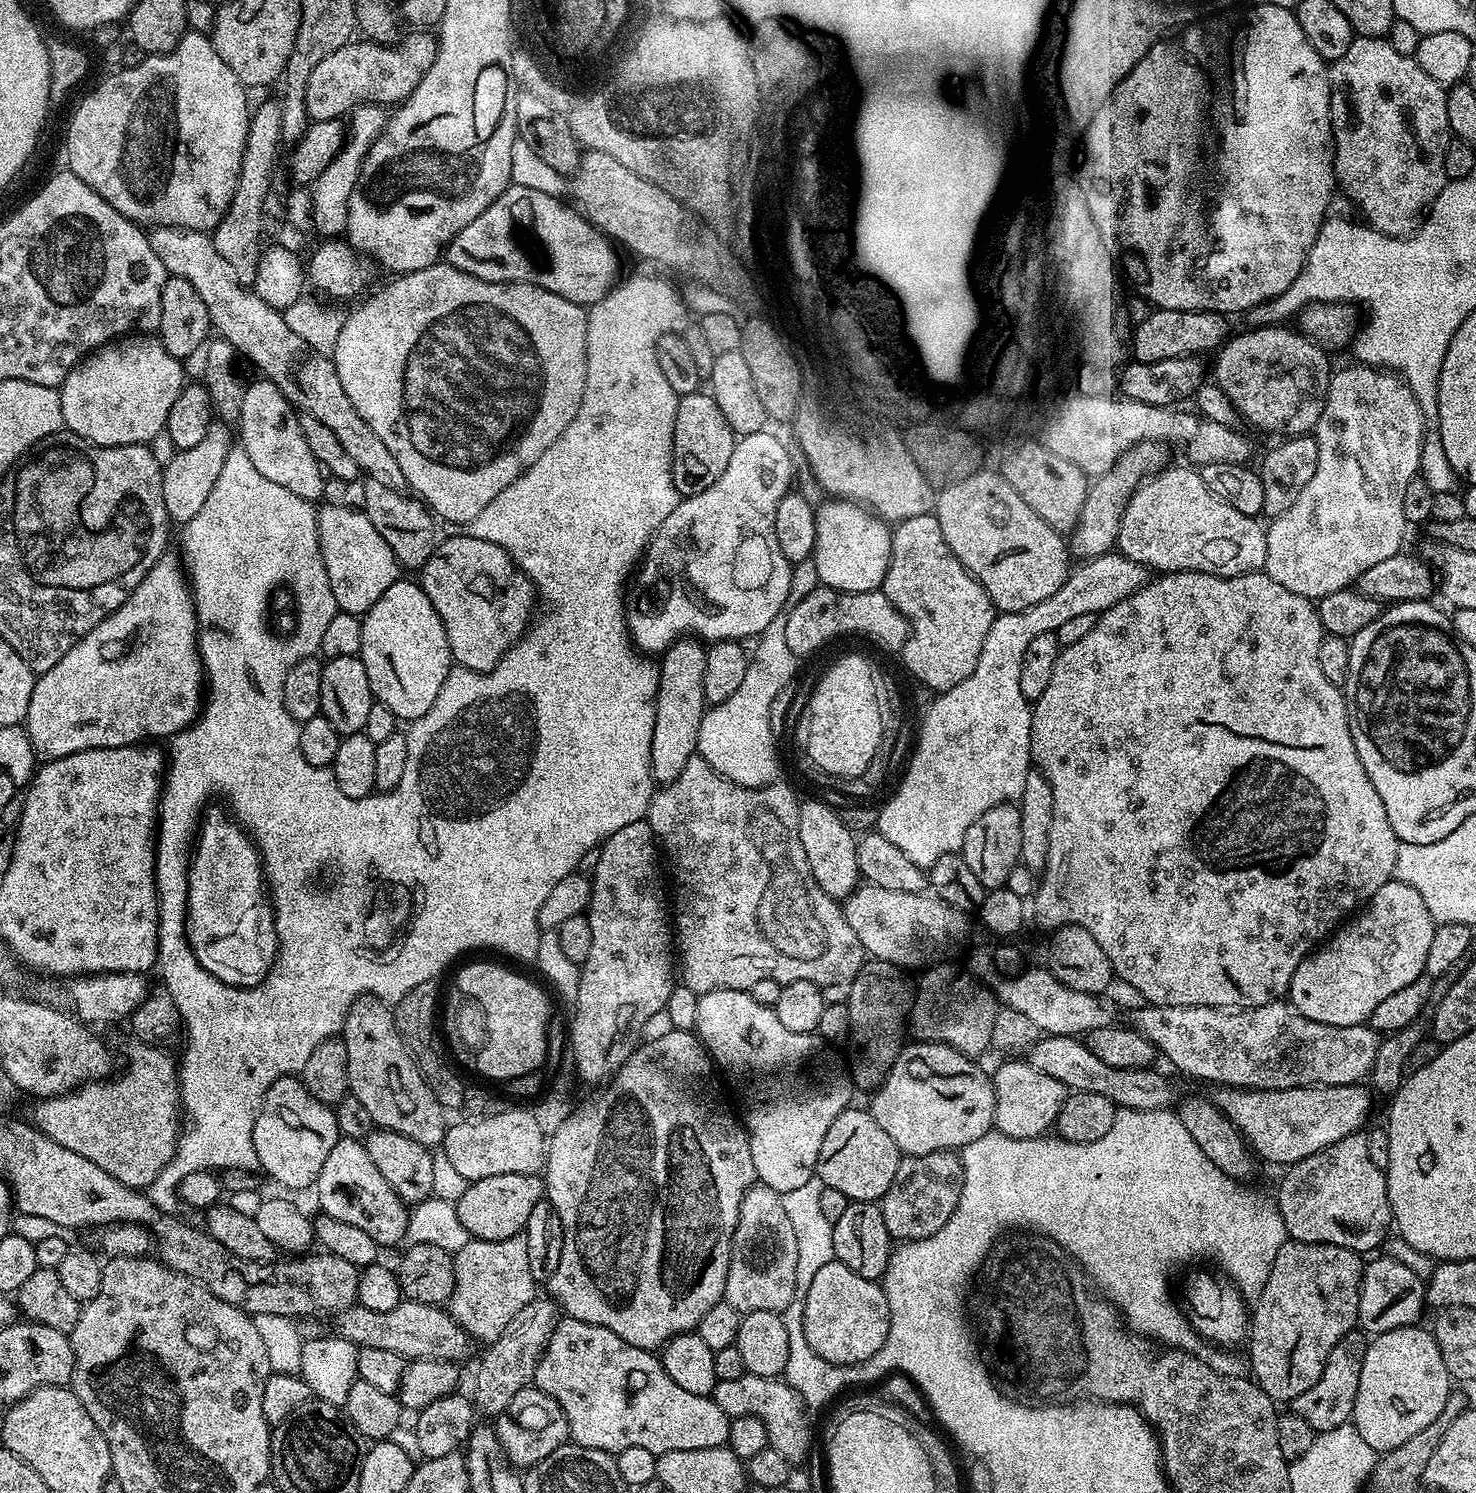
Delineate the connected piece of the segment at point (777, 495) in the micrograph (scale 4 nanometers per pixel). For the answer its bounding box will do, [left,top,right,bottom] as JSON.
[626,430,794,654]

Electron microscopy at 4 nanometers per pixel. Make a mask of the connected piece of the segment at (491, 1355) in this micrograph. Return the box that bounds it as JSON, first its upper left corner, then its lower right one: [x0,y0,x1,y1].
[474,1300,558,1418]

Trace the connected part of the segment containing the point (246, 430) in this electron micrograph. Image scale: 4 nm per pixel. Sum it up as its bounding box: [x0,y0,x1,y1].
[238,378,325,502]

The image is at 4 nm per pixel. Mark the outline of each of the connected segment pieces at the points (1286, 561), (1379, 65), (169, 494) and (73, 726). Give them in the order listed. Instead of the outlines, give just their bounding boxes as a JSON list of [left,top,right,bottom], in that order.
[[1263,366,1426,602],[1335,36,1452,238],[162,422,234,525],[26,554,206,762]]

